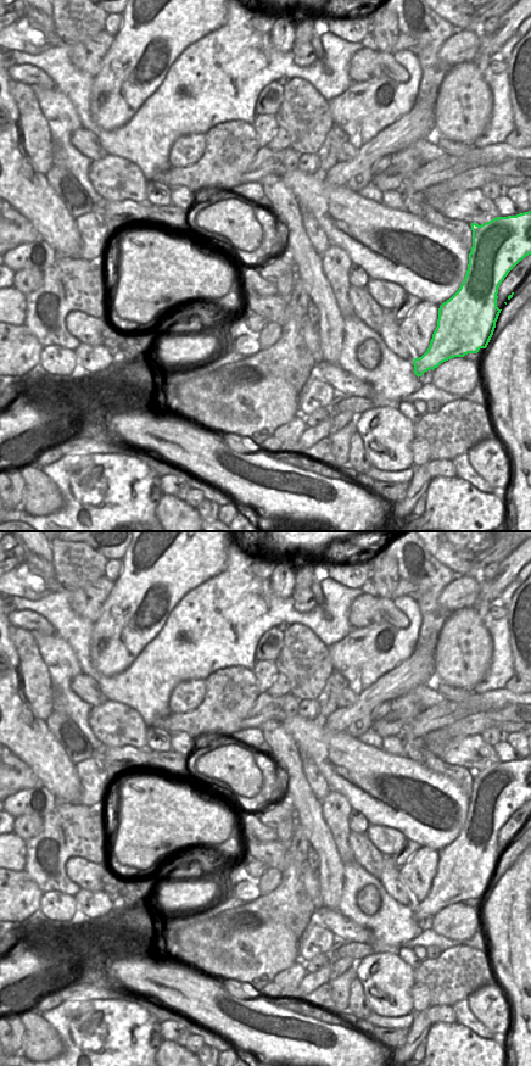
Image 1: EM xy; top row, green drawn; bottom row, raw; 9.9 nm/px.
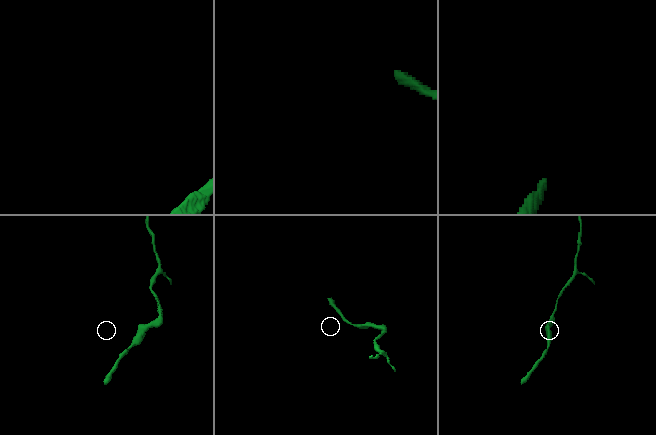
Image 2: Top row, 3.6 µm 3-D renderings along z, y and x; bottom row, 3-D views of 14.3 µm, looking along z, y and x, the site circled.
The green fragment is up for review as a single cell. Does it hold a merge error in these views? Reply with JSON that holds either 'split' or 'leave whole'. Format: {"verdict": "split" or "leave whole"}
{"verdict": "leave whole"}

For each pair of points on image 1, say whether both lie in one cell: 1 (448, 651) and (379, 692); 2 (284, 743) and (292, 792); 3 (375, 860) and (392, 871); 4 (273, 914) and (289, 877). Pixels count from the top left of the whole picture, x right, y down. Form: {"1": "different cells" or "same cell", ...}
{"1": "different cells", "2": "same cell", "3": "different cells", "4": "same cell"}

